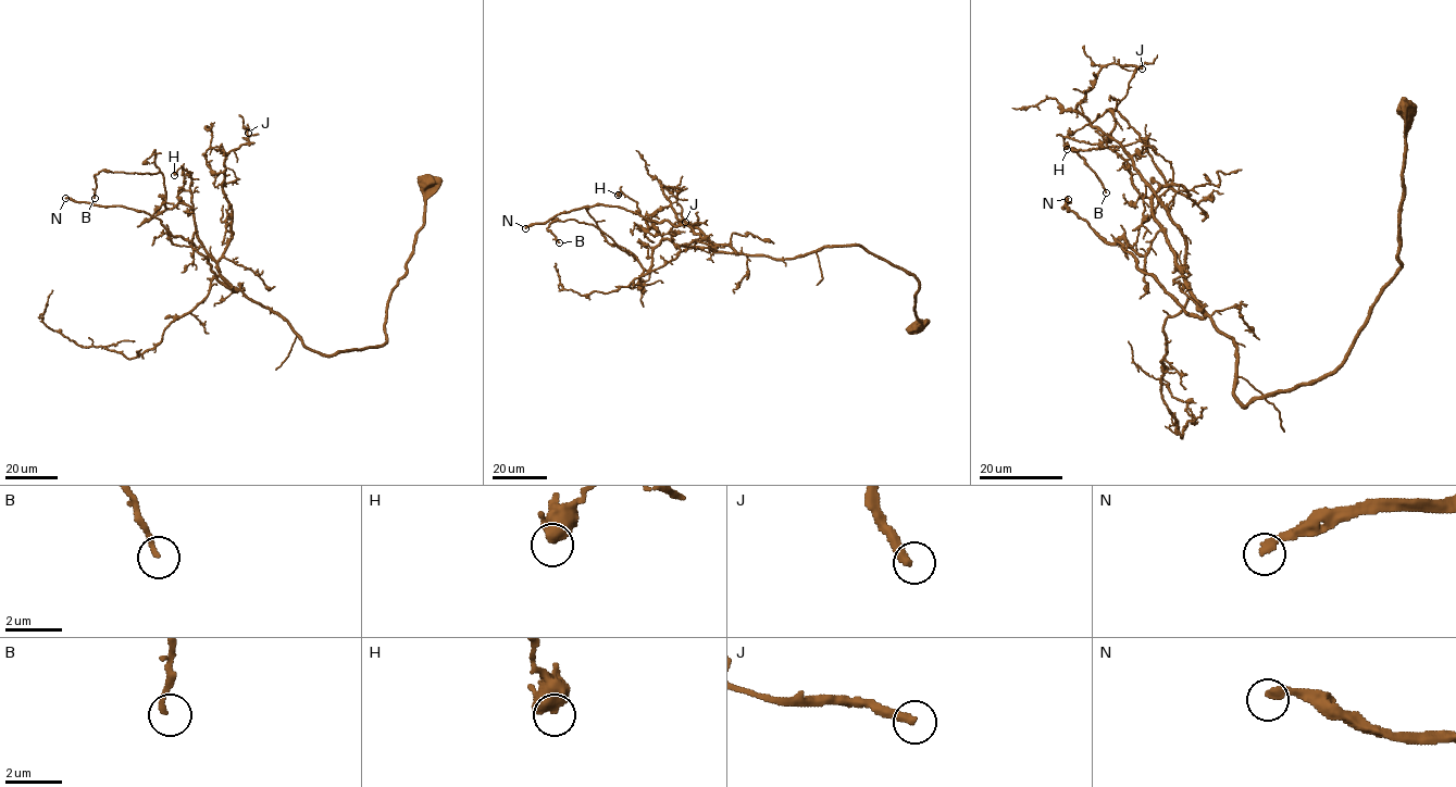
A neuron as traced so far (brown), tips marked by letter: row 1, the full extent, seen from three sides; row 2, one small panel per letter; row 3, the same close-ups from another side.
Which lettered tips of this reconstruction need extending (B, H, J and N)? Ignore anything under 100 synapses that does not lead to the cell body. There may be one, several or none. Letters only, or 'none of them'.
N

